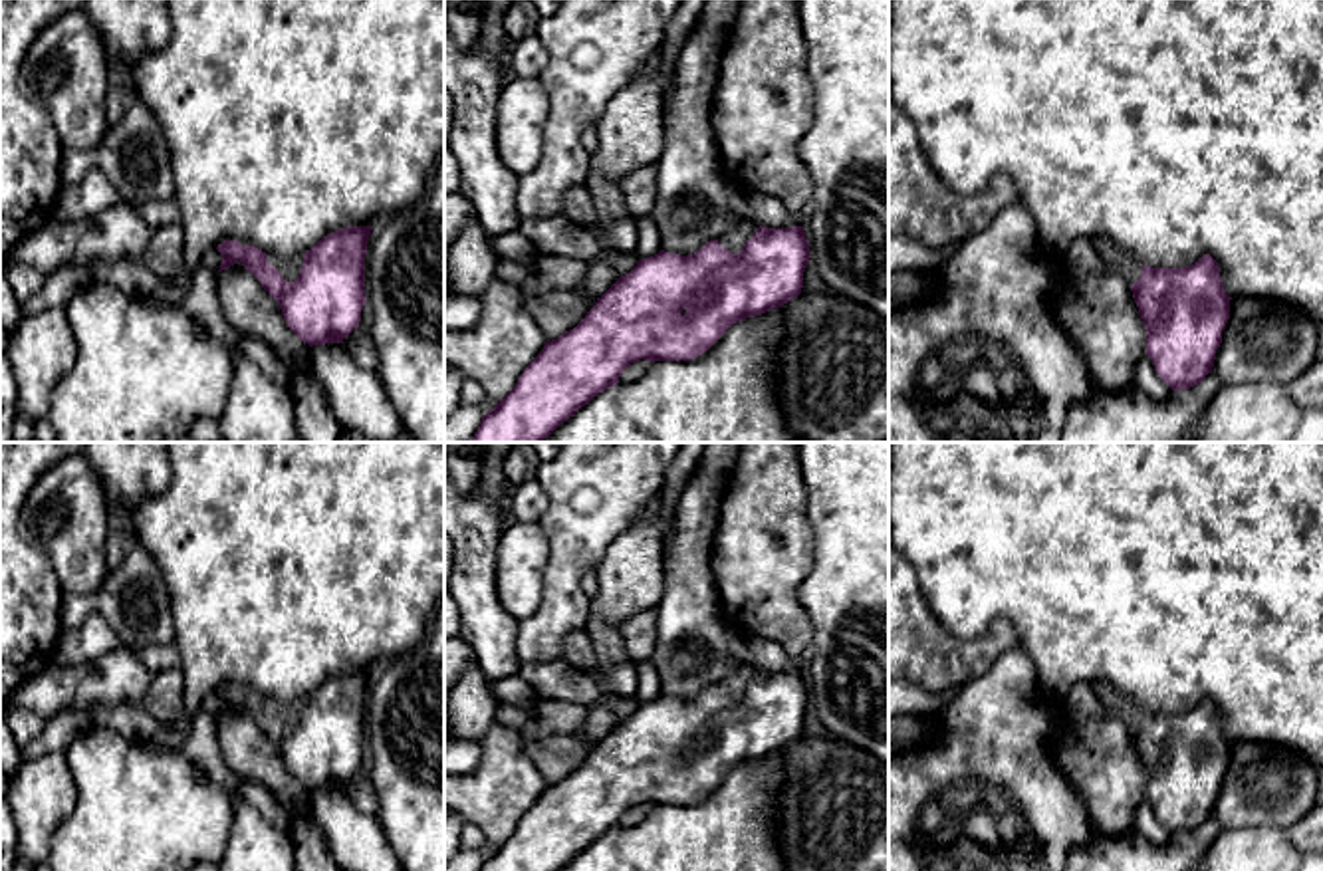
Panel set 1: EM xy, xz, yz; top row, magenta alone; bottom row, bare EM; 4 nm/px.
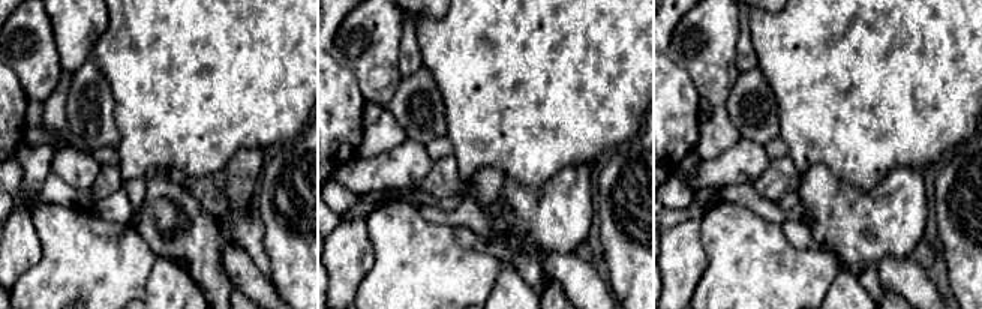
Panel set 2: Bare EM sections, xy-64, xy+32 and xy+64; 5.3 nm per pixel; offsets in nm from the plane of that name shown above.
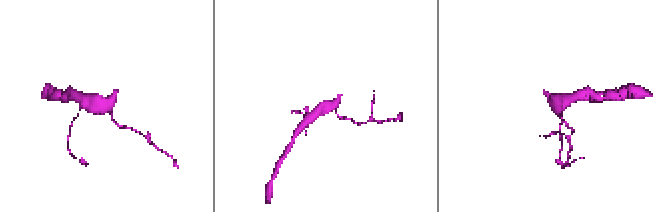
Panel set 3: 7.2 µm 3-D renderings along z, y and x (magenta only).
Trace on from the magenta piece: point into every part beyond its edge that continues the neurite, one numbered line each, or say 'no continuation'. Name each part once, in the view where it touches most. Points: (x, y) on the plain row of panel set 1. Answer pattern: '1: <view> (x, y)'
1: xy (290, 713)

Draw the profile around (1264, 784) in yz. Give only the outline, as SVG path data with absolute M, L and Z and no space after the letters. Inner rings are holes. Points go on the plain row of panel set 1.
M1232 742L1212 817L1224 827L1285 827L1315 804L1319 770L1279 744Z

